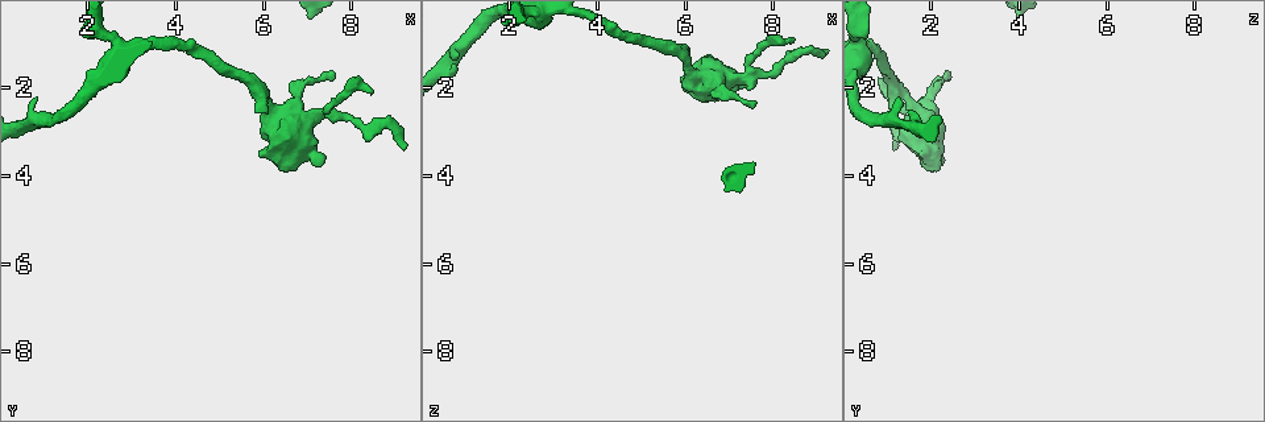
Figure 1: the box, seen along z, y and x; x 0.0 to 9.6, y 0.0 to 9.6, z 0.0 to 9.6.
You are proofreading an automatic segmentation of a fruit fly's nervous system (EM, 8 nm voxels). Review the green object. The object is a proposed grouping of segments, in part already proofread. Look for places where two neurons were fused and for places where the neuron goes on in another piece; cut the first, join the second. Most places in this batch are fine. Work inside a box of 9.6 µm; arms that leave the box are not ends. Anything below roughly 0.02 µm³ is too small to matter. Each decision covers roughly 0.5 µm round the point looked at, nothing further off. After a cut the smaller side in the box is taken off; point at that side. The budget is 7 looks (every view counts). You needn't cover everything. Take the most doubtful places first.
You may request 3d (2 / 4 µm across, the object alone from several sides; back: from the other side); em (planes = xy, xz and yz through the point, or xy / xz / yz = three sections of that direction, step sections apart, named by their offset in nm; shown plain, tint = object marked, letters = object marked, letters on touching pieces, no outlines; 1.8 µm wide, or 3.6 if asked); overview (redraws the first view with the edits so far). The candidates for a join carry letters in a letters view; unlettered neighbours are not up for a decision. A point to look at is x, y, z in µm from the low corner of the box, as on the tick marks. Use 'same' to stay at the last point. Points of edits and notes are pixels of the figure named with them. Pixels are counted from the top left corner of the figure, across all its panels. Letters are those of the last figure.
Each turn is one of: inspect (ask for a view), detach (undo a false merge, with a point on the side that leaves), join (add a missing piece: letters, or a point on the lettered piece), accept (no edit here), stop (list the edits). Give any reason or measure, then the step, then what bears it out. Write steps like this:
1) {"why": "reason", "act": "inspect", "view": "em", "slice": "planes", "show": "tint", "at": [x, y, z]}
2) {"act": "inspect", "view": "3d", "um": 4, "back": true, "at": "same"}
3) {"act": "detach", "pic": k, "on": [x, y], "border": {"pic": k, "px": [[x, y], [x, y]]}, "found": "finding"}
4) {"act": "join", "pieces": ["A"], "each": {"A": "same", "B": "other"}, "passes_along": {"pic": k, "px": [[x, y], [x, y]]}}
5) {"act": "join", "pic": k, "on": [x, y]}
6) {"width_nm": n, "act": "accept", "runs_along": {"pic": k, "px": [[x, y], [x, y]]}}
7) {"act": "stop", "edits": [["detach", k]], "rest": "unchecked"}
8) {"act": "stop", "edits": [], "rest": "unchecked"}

{"why": "free end", "act": "inspect", "view": "3d", "um": 2, "at": [0.90, 2.25, 1.25]}

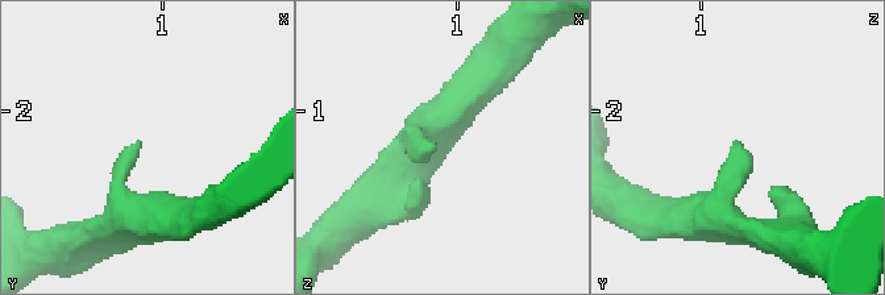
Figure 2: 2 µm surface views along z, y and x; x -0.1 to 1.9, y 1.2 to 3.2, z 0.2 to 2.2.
{"why": "need the tissue", "act": "inspect", "view": "em", "slice": "planes", "show": "letters", "at": [0.82, 2.22, 1.24]}

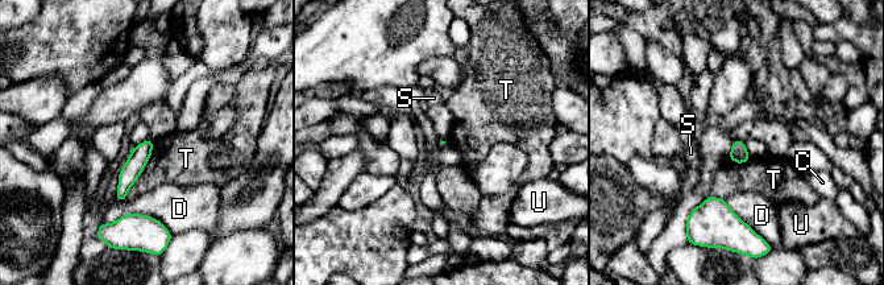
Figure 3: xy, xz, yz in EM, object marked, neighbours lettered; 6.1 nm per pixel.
{"act": "accept", "each": {"C": "other", "D": "other", "S": "other", "T": "other", "U": "other"}, "border": {"pic": 3, "px": [[154, 141], [152, 155], [125, 199]]}, "found": "none of them fits"}

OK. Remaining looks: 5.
{"why": "free end", "act": "inspect", "view": "em", "slice": "xy", "step": 16, "show": "letters", "at": [5.80, 2.55, 1.15]}

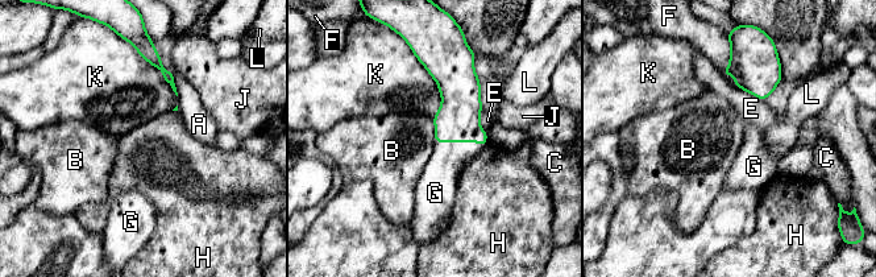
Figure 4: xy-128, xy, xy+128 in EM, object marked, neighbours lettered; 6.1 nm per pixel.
{"act": "join", "pieces": ["G"], "each": {"A": "other", "B": "other", "C": "other", "E": "other", "F": "other", "G": "same", "H": "other", "J": "other", "K": "other", "L": "other"}, "passes_along": {"pic": 4, "px": [[457, 120], [459, 141], [440, 176]]}, "found": "it goes on there"}

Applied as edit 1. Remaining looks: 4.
{"why": "free end", "act": "inspect", "view": "em", "um": 3.6, "slice": "xz", "step": 8, "show": "letters", "at": [8.45, 2.15, 0.90]}

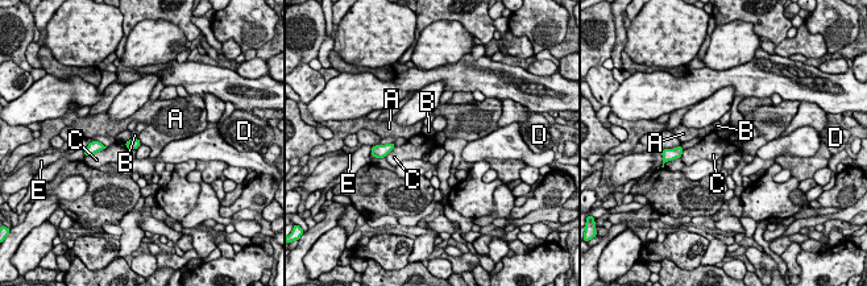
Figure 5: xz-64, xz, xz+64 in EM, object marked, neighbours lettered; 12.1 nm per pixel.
{"act": "inspect", "view": "em", "um": 3.6, "slice": "planes", "show": "letters", "at": "same"}

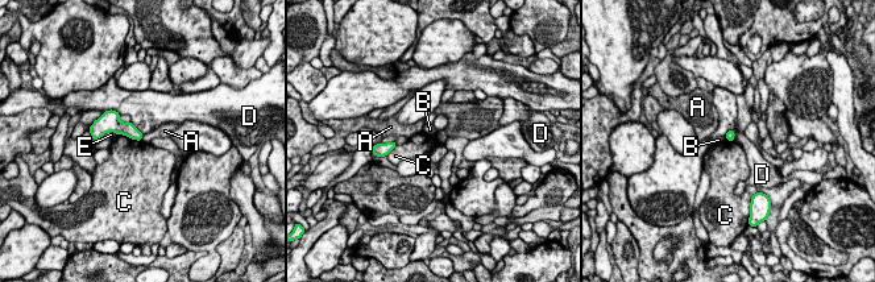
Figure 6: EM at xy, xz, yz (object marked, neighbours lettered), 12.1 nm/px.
{"longest_contact_nm": ["E", 320], "act": "accept", "each": {"A": "other", "B": "other", "C": "other", "D": "other", "E": "other"}, "border": {"pic": 6, "px": [[119, 133], [140, 141]]}, "found": "no lettered piece goes on from it"}

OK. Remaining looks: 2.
{"act": "stop", "edits": [["join", 4]], "rest": "unchecked"}

